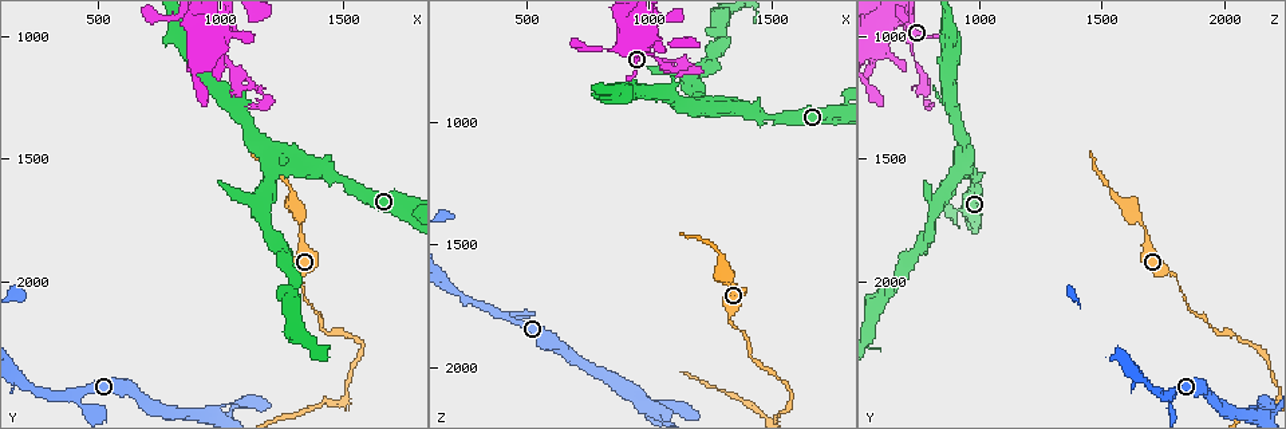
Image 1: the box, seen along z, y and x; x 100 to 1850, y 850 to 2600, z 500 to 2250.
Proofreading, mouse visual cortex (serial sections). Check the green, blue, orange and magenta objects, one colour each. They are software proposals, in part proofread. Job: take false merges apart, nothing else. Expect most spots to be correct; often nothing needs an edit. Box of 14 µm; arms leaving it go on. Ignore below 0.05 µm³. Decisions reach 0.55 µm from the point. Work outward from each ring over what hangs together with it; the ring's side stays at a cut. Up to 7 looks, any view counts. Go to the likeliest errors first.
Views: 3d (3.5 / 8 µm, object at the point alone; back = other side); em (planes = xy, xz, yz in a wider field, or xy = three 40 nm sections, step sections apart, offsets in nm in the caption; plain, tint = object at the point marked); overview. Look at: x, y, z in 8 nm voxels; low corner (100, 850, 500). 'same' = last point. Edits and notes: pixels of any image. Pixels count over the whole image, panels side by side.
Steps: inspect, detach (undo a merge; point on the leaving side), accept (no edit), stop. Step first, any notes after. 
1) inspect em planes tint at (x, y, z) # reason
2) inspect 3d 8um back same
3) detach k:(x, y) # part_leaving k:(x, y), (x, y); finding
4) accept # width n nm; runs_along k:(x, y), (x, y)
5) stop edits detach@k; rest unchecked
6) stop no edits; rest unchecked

inspect 3d 8um at (410, 2450, 1790) # side arm on a straight run

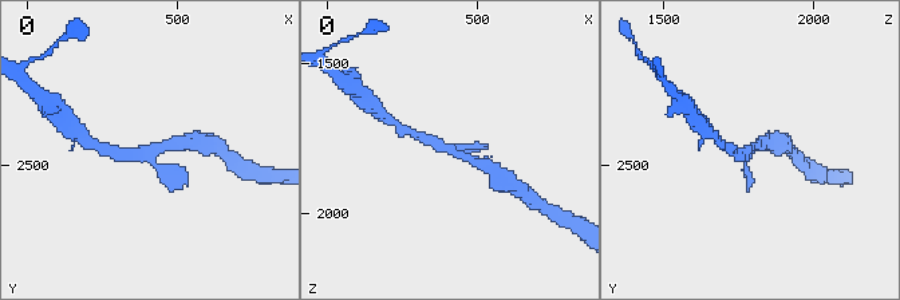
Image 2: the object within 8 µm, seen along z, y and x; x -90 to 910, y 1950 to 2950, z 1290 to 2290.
inspect em planes tint at (400, 2460, 1780) # arms 3; arm_widths 200, 300, 300 nm

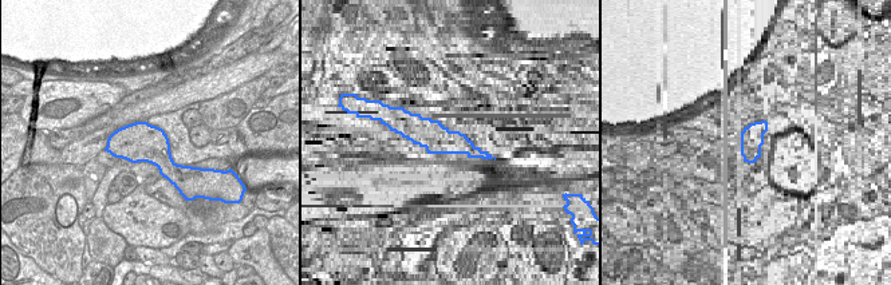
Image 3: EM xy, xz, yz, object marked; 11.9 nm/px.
accept # runs_along 2:(484, 165), (411, 133); one cell here

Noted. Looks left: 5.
inspect 3d 8um at (1340, 2060, 1820) # narrows sharply

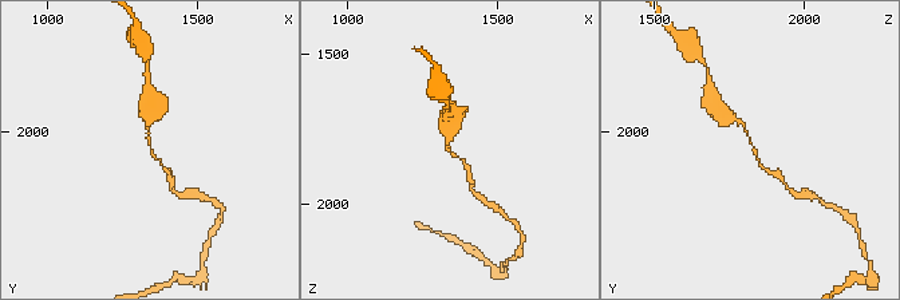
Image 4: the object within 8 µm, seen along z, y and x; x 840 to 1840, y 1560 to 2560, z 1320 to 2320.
inspect em xy step 3 tint at (1330, 2060, 1830) # arm_widths 150, 150 nm

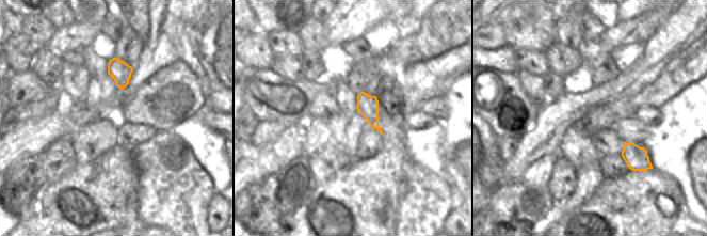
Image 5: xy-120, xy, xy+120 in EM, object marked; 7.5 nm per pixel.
accept # width 160 nm; runs_along 4:(735, 118), (745, 127), (758, 162), (773, 173); continuous, no second cell

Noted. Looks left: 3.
inspect 3d 3.5um back at (1070, 1200, 770) # abrupt turn

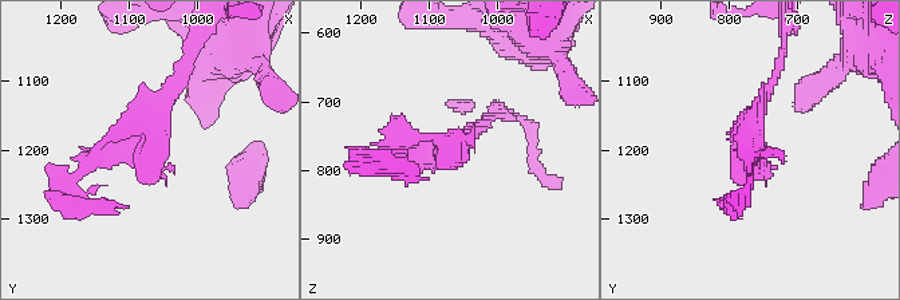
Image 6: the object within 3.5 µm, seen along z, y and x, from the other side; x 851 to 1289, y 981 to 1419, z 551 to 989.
accept # arm_widths 150, 200 nm; runs_along 6:(184, 72), (81, 180); all the same cell

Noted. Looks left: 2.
stop no edits; rest unchecked

